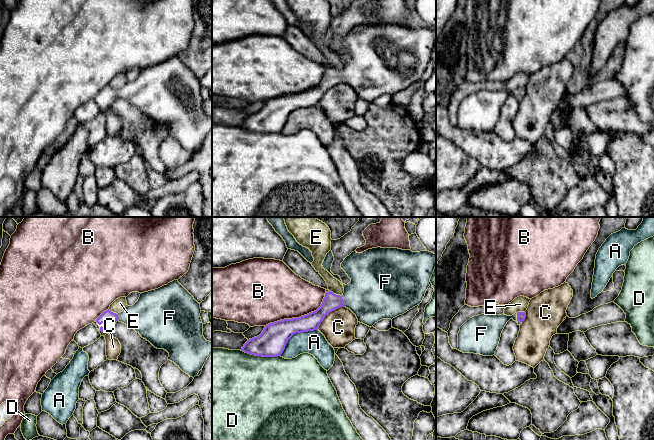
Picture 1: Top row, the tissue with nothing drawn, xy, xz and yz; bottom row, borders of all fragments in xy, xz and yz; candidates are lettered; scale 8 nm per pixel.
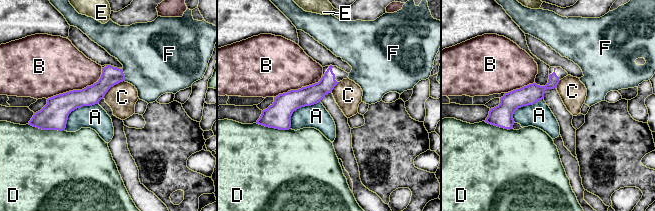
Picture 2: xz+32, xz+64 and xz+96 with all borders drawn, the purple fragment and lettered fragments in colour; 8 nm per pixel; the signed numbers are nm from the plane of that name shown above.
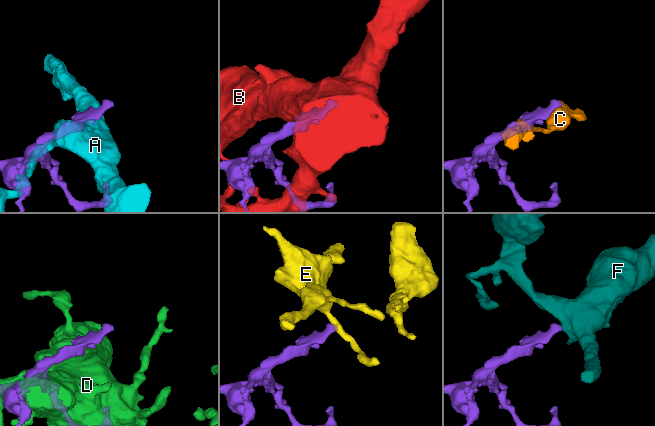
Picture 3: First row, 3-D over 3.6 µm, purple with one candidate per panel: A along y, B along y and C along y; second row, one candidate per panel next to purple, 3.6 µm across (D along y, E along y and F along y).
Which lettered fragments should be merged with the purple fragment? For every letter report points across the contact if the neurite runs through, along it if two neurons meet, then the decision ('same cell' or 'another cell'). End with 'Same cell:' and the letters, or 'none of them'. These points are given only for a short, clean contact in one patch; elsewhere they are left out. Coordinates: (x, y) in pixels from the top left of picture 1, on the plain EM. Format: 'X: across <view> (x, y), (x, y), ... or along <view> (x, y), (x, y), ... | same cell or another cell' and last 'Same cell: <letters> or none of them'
A: another cell
B: another cell
C: along xz (343, 82), (330, 87), (317, 105) | another cell
D: another cell
E: along xz (329, 66), (341, 72) | another cell
F: across xz (331, 77), (343, 77), (364, 70), (373, 70) | same cell
Same cell: F

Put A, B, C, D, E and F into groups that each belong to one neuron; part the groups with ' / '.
A / B / C / D / E / F

